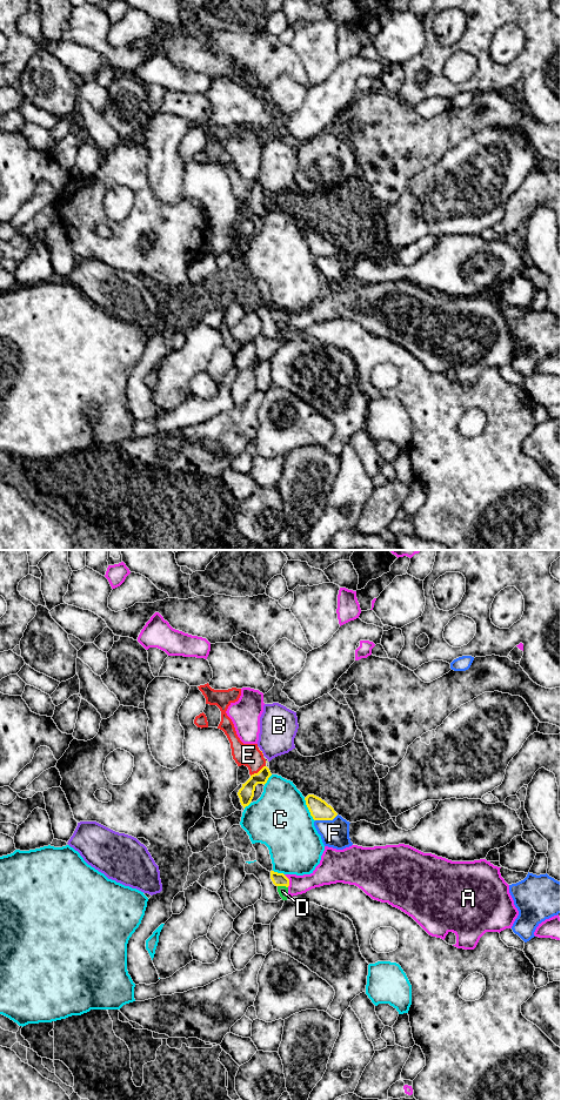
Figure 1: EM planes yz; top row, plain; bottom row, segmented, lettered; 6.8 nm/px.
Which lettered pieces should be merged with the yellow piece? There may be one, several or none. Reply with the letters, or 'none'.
E

